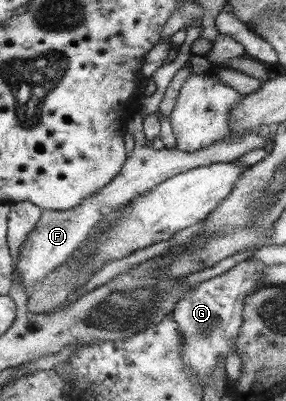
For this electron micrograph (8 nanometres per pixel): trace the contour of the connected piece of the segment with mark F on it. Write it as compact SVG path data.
M133 113L130 116L126 121L125 128L126 134L133 137L134 146L130 152L130 157L126 159L125 166L114 176L112 182L102 187L96 194L90 195L89 198L82 199L74 208L43 210L34 228L26 235L19 247L16 263L16 274L20 276L20 283L25 289L34 286L38 280L44 278L43 276L52 272L53 268L61 265L80 247L89 234L94 232L94 228L100 222L100 219L119 206L123 206L136 196L152 190L154 186L164 183L171 176L214 163L232 163L252 149L263 149L265 142L269 140L259 136L258 130L249 130L248 132L241 132L240 135L231 135L229 138L200 149L200 151L184 153L176 148L160 148L159 150L146 145L142 131L142 116L139 113Z

